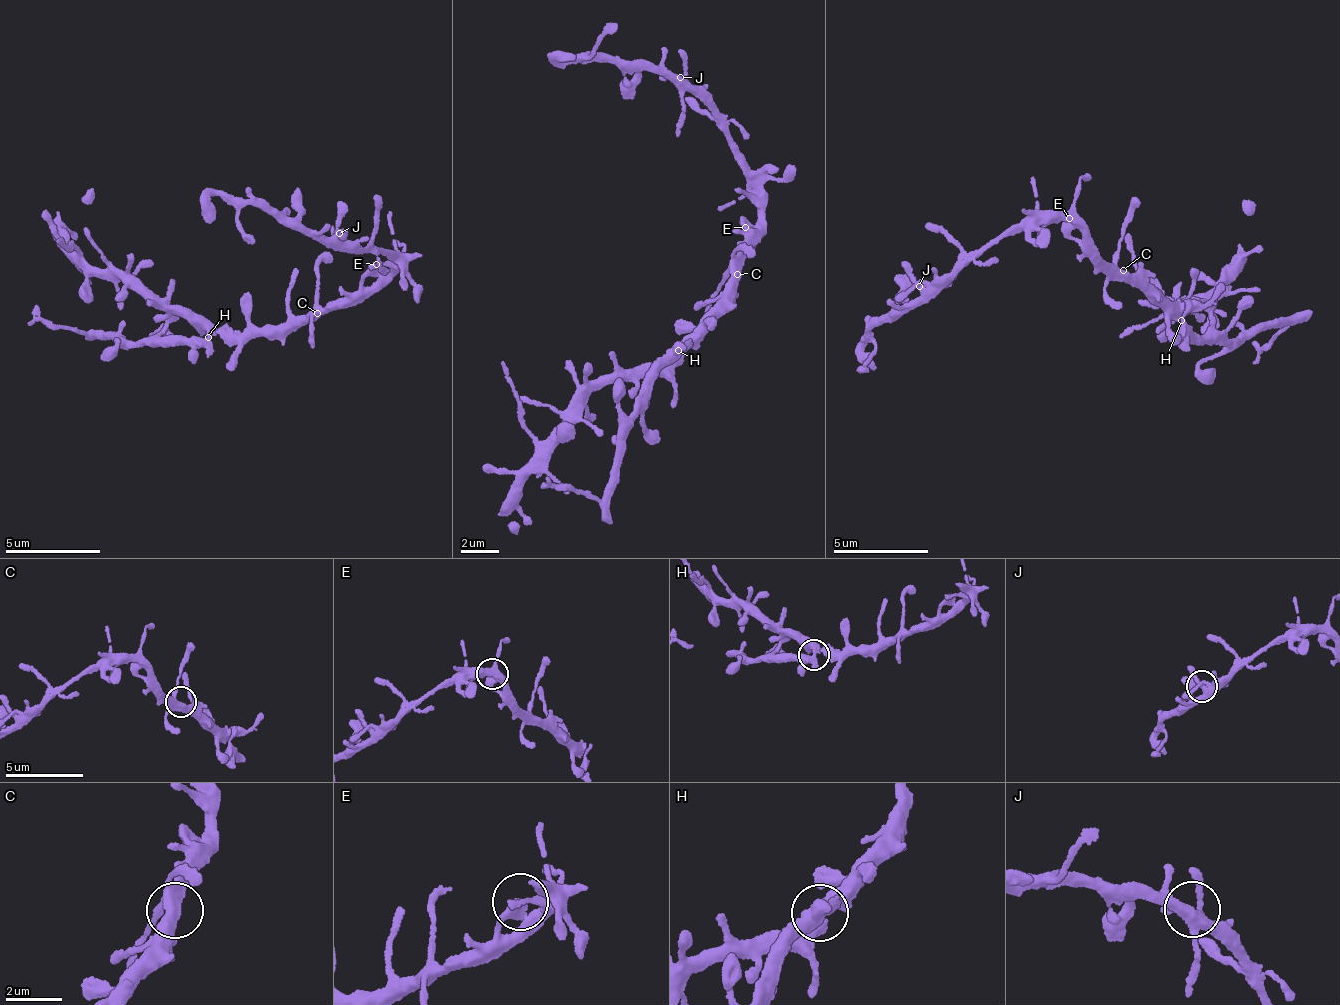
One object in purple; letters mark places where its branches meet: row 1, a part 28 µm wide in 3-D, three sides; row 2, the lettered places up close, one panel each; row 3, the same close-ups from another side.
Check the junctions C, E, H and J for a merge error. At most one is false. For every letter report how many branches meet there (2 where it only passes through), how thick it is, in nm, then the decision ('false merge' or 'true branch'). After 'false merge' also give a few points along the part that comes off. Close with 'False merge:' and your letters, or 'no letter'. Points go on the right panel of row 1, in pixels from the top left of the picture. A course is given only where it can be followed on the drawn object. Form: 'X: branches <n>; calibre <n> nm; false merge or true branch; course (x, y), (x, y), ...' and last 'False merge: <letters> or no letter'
C: branches 4; calibre 400 nm; true branch
E: branches 4; calibre 320 nm; true branch
H: branches 4; calibre 360 nm; false merge; course (1181, 318), (1196, 335), (1241, 344), (1283, 324), (1250, 362)
J: branches 5; calibre 320 nm; true branch
False merge: H

